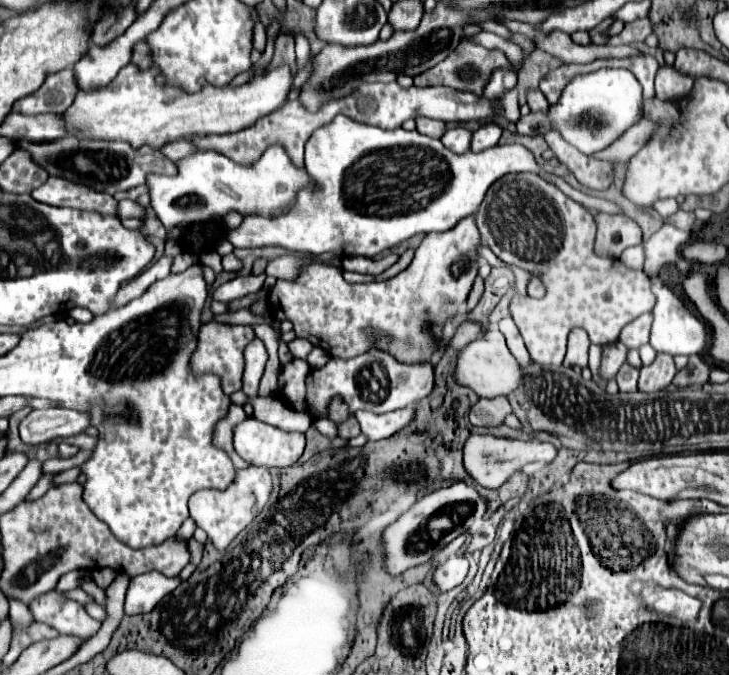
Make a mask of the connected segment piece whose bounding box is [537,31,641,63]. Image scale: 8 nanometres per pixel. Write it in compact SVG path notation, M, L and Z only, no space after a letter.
M555 31L553 35L541 35L541 39L537 39L539 49L543 49L545 53L565 61L565 63L589 63L595 61L597 57L633 57L633 55L641 55L639 49L631 47L631 45L577 45L571 41L571 37L563 31Z

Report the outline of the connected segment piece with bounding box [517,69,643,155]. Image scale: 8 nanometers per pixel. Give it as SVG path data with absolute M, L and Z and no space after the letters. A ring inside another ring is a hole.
M597 69L585 75L573 77L571 83L565 85L561 99L555 105L549 105L547 113L529 113L517 121L517 129L521 135L545 135L551 129L557 129L561 137L577 147L581 153L591 155L609 147L615 139L619 139L631 125L641 119L641 85L635 75L625 69ZM583 115L601 115L597 127L581 125Z

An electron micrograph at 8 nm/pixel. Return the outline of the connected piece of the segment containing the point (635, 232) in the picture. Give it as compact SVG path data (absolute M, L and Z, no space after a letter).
M595 213L595 223L597 223L595 251L601 257L617 259L627 247L643 243L641 227L625 215Z

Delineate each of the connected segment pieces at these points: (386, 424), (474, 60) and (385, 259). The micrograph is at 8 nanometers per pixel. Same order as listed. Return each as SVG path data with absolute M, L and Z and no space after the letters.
M415 407L397 409L391 413L369 413L369 411L357 411L357 421L361 425L361 433L367 435L369 441L387 439L393 433L407 427L415 417Z
M463 39L459 43L457 51L453 51L453 55L449 55L445 61L437 63L437 67L431 67L423 75L415 75L413 85L417 85L417 87L445 85L445 87L451 87L457 91L469 91L473 95L483 95L483 89L485 89L485 83L489 81L489 75L493 71L497 71L497 67L505 67L505 63L507 63L507 57L501 51L489 51L471 39Z
M389 253L389 255L383 255L379 259L371 259L371 257L345 257L343 259L343 269L355 271L355 273L363 273L363 275L379 275L381 271L385 271L387 267L397 263L397 259L399 259L397 253Z

